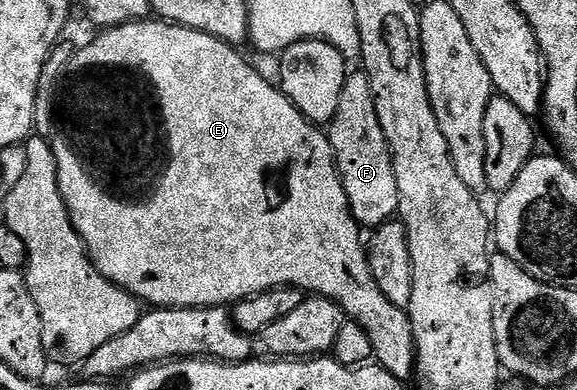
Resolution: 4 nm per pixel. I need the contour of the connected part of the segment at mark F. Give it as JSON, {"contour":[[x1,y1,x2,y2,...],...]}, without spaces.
{"contour":[[363,71,350,72,343,83,343,92,339,94,339,107,333,120,327,126,327,136,333,148,333,157,337,160,337,170,341,172,343,191,347,191,347,203,358,225,372,231,378,225,394,220,398,216,399,183,395,183,393,157,389,154,389,144,379,127,379,115,375,115,375,95,371,95,371,83]]}

